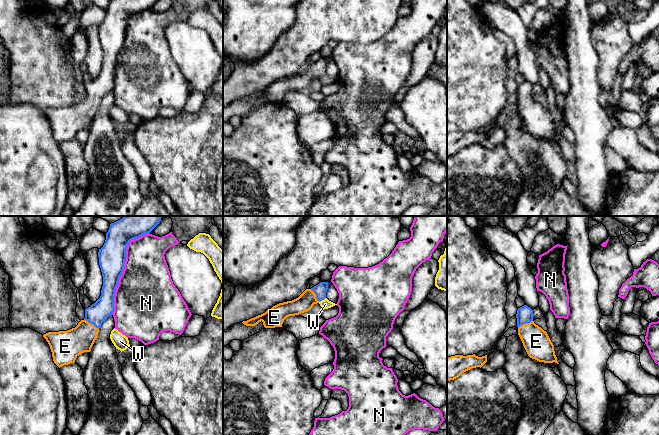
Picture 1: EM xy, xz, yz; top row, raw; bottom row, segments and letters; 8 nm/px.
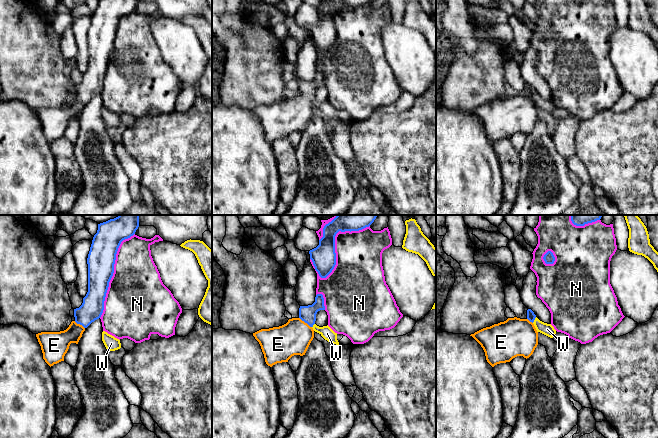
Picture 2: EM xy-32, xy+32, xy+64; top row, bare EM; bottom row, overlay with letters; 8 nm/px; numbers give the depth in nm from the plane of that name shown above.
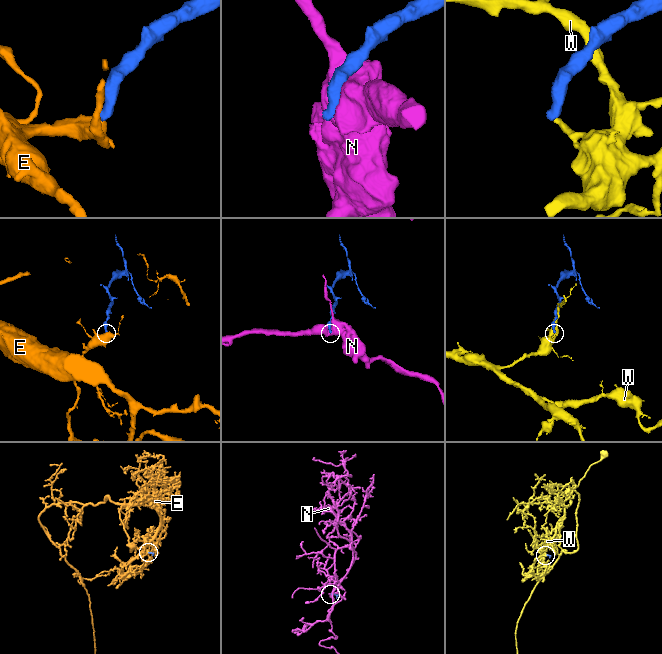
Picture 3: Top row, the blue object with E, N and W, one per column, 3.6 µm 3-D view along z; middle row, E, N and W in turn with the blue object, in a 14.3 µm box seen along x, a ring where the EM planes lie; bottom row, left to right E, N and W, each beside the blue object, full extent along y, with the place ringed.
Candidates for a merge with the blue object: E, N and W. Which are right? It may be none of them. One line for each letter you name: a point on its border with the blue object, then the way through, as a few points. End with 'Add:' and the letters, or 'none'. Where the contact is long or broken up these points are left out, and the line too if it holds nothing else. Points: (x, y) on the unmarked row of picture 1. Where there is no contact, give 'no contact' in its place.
E: contact xy (91, 99); way xy (104, 83), (91, 99), (69, 120)
Add: E

